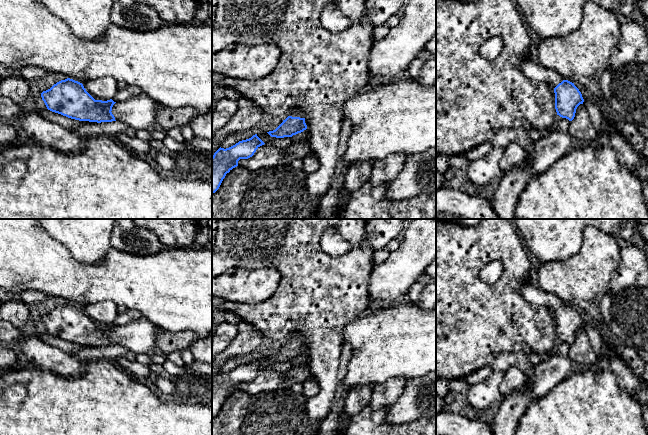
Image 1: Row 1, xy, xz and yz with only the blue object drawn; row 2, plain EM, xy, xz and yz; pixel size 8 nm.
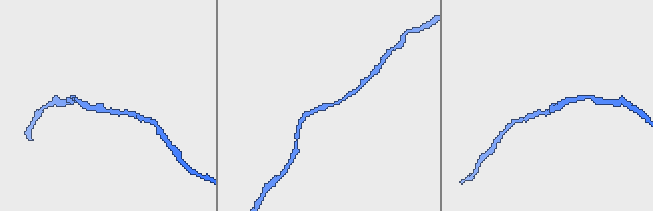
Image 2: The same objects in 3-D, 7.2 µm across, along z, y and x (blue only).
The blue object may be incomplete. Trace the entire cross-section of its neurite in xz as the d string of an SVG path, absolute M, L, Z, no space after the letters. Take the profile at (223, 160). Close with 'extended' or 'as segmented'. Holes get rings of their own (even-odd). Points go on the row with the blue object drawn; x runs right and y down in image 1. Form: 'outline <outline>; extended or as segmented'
outline M257 136L239 141L229 148L219 148L212 156L212 194L215 193L226 174L238 166L240 159L248 159L265 143Z; as segmented

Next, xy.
outline M70 78L43 91L41 97L48 110L71 119L97 123L116 121L111 112L116 102L95 100L82 83Z; as segmented

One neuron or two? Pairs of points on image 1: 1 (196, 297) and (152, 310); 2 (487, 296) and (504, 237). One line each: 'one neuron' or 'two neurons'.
1: one neuron
2: one neuron

